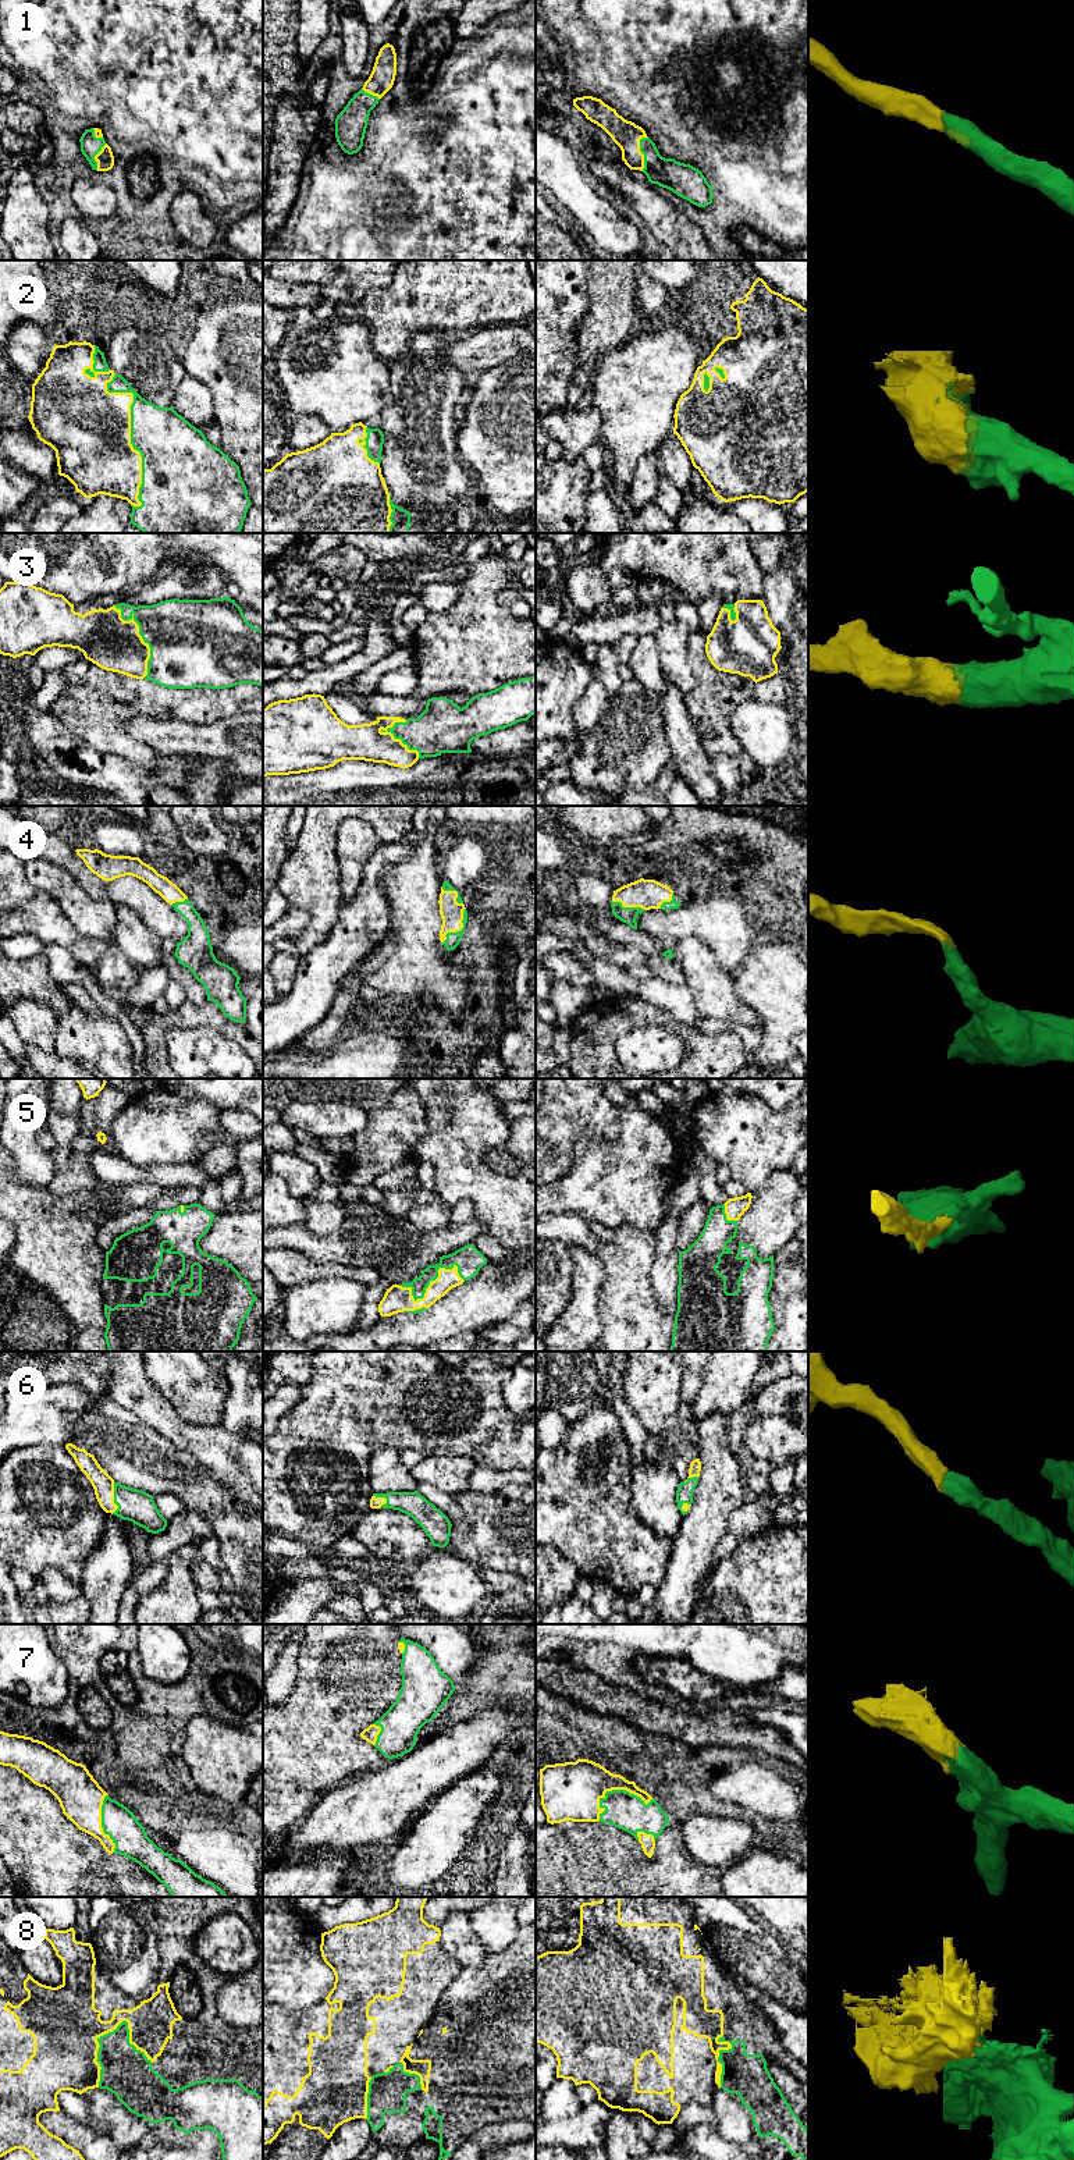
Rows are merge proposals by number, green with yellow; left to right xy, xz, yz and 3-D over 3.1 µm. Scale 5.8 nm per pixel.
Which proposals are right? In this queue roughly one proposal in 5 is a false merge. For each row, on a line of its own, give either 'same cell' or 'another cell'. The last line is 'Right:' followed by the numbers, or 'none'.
1: same cell
2: same cell
3: same cell
4: same cell
5: same cell
6: same cell
7: same cell
8: another cell
Right: 1, 2, 3, 4, 5, 6, 7

